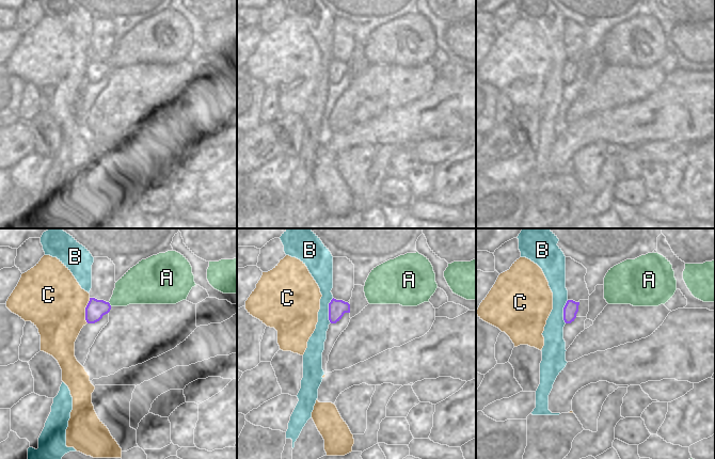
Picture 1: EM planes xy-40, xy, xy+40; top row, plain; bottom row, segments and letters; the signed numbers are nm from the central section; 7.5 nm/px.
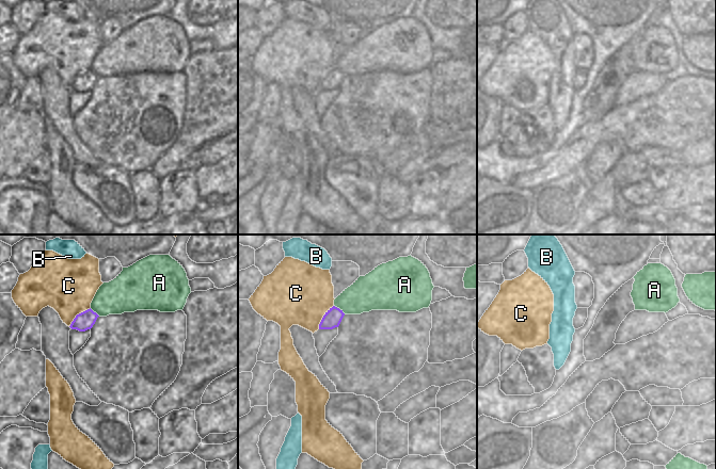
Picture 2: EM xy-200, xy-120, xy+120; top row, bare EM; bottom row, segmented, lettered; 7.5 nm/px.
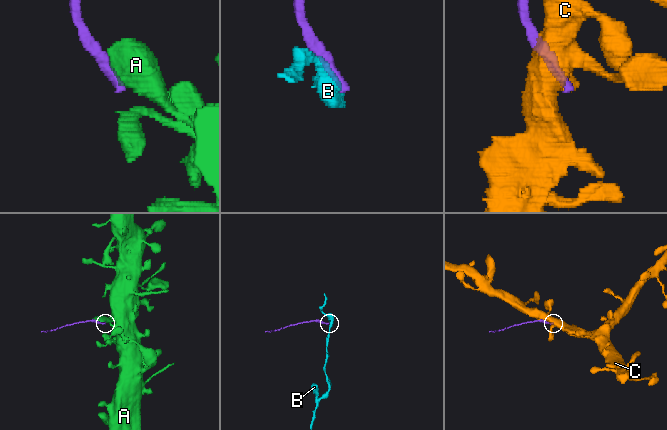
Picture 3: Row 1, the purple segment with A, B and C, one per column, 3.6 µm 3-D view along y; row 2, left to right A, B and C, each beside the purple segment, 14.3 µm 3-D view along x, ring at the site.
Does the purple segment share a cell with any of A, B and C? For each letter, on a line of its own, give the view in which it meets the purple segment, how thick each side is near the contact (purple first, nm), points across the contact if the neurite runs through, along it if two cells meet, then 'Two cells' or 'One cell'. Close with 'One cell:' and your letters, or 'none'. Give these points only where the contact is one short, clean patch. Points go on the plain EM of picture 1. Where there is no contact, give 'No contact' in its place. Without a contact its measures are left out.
A: Touches purple in xy-40. Thickness 150 nm (purple) against 260 nm. Two cells
B: Touches purple in xy. Thickness 130 nm (purple) against 130 nm. Boundary: xy (333, 59), (329, 64), (330, 83). Two cells
C: Touches purple in xy-40. Thickness 150 nm (purple) against 460 nm. Two cells
One cell: none.

